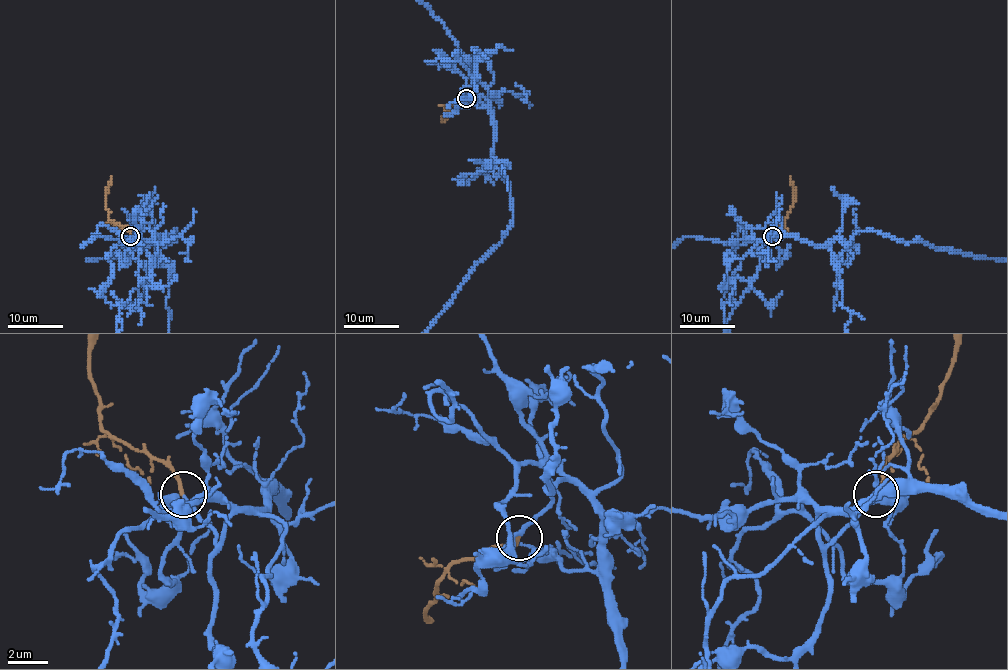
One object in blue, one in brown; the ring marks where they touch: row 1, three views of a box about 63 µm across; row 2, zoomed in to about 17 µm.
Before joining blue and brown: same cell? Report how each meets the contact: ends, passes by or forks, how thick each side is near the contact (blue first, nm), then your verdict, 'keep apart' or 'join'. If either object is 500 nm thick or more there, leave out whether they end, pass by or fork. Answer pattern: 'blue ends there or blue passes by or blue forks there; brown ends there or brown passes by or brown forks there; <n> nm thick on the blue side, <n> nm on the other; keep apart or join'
blue passes by; brown ends there; 220 nm thick on the blue side, 200 nm on the other; join

